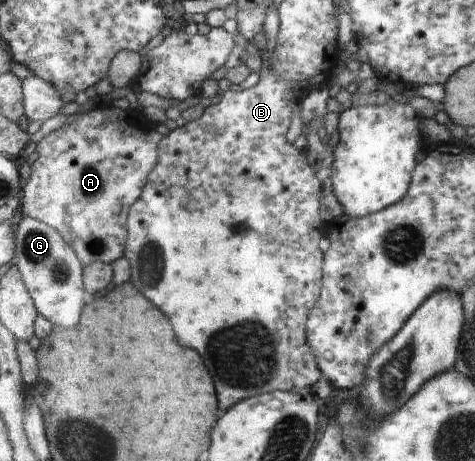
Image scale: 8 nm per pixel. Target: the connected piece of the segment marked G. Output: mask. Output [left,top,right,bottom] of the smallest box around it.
[16,217,86,327]

